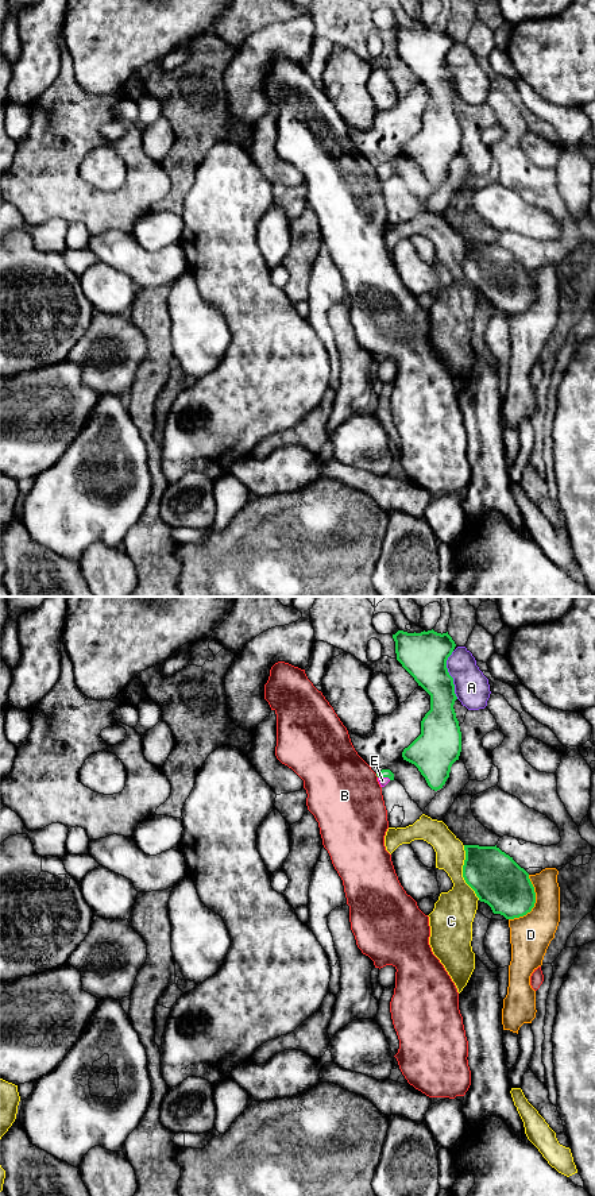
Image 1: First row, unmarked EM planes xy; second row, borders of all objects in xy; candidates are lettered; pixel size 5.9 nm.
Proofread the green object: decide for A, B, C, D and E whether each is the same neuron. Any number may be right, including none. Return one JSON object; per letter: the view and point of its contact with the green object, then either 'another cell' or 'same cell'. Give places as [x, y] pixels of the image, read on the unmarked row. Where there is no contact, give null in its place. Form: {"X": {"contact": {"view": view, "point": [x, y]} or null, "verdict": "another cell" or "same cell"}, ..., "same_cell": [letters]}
{"A": {"contact": {"view": "xy", "point": [449, 70]}, "verdict": "another cell"}, "B": {"contact": {"view": "xy", "point": [377, 170]}, "verdict": "another cell"}, "C": {"contact": {"view": "xy", "point": [463, 267]}, "verdict": "another cell"}, "D": {"contact": {"view": "xy", "point": [534, 297]}, "verdict": "another cell"}, "E": {"contact": {"view": "xy", "point": [385, 172]}, "verdict": "same cell"}, "same_cell": ["E"]}

